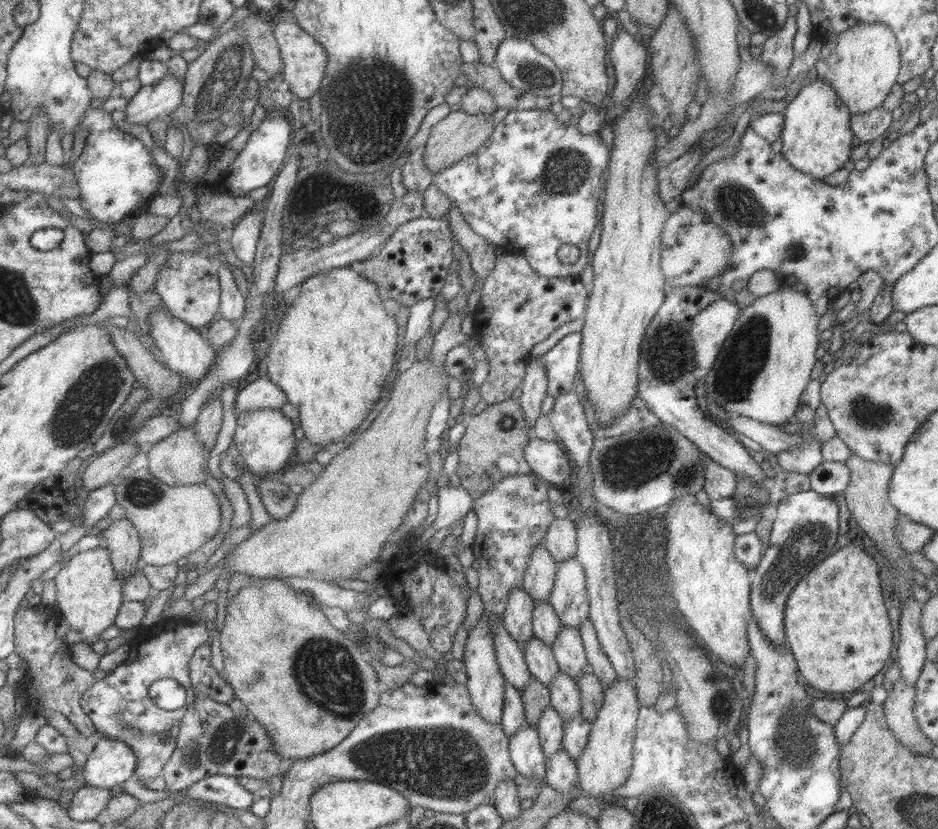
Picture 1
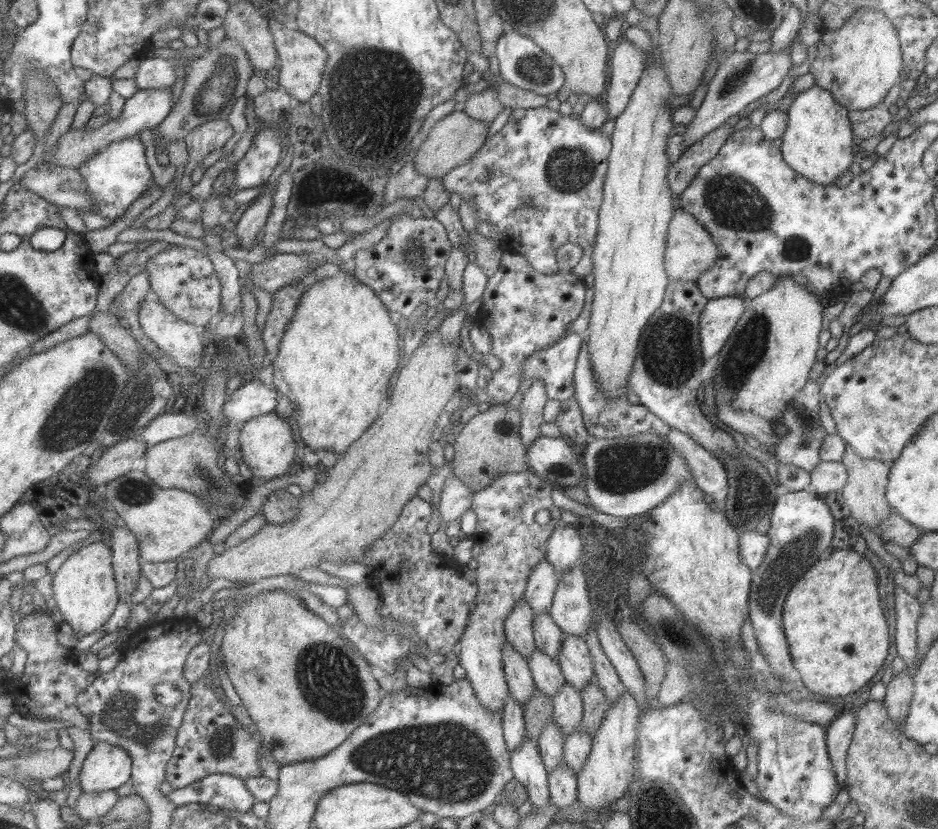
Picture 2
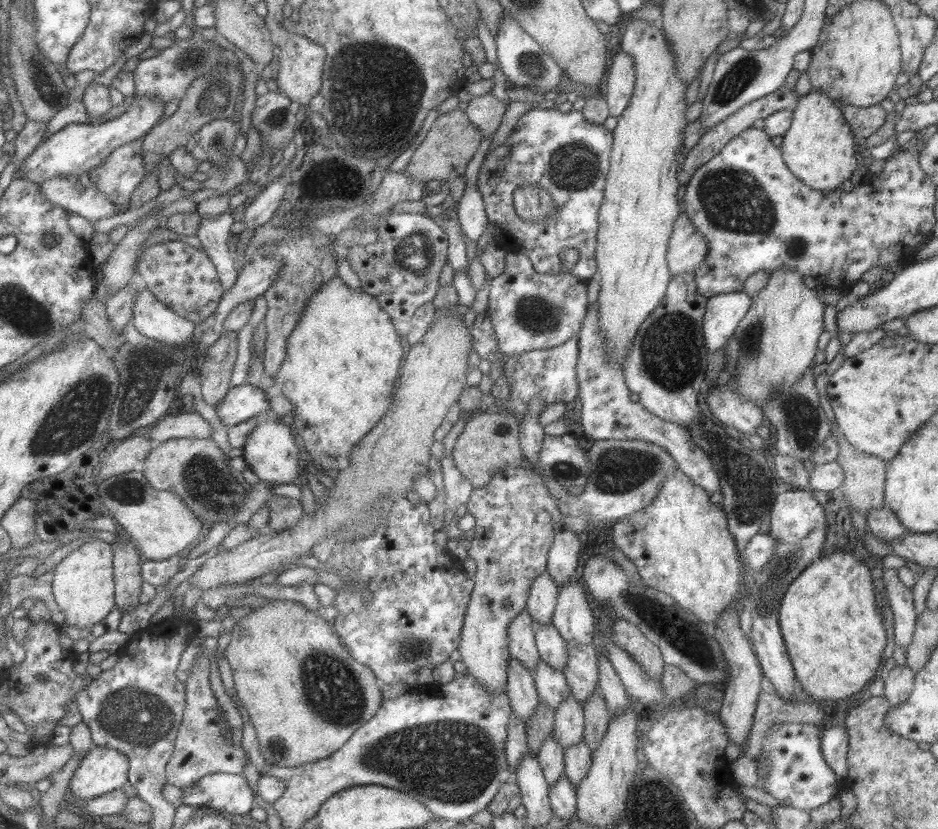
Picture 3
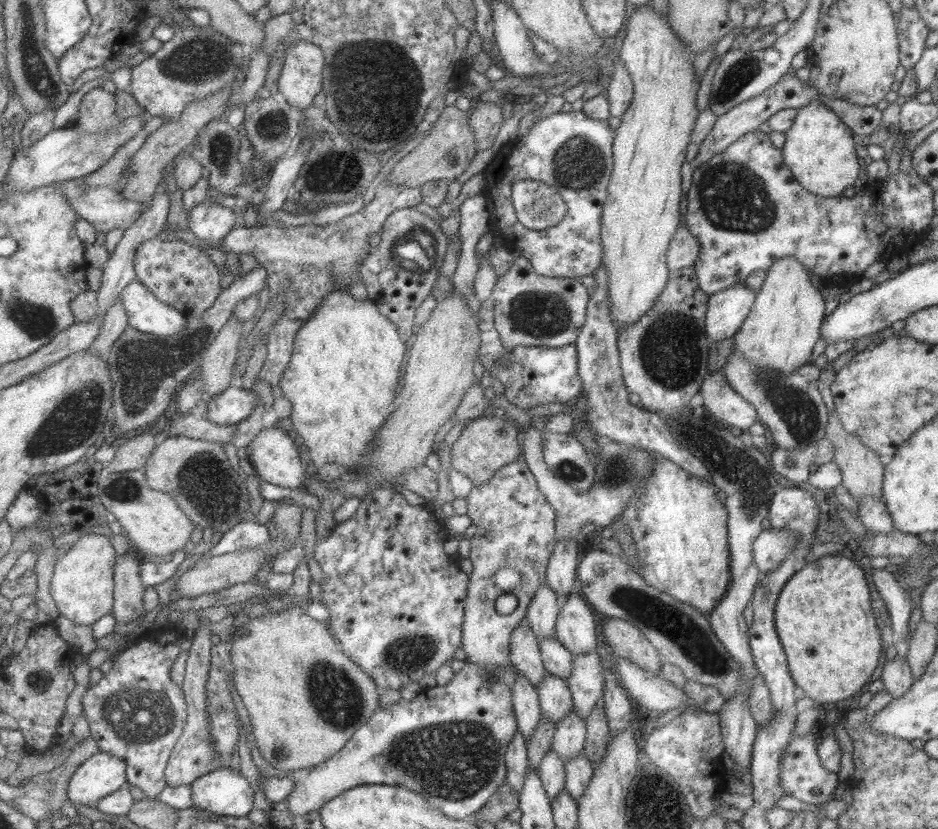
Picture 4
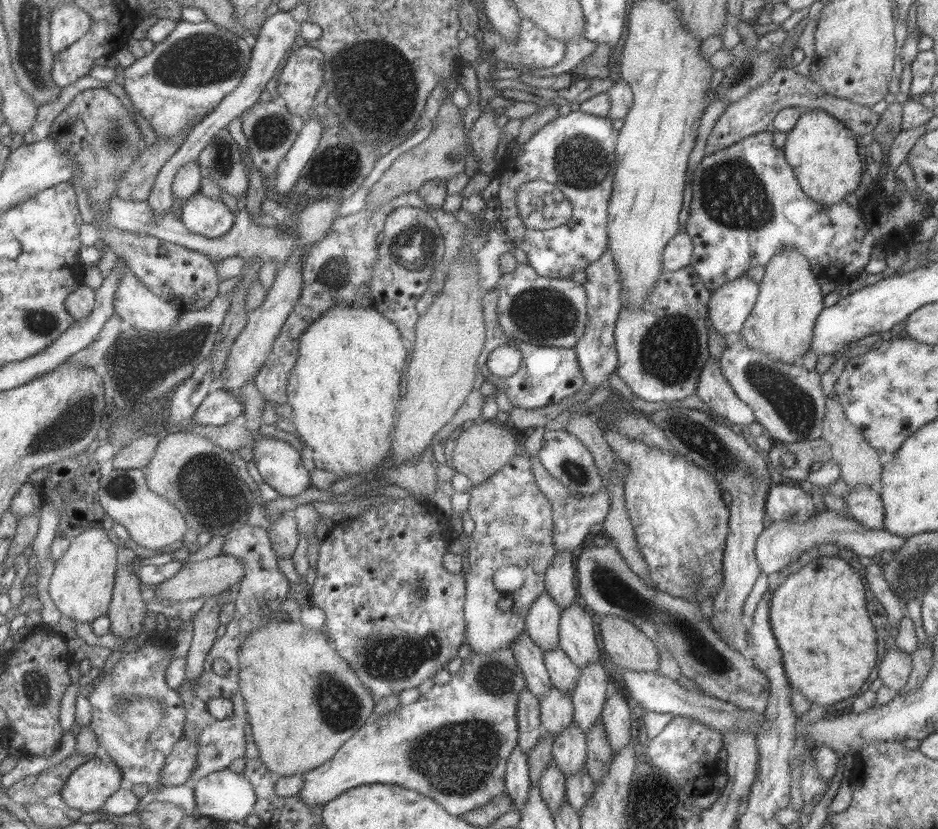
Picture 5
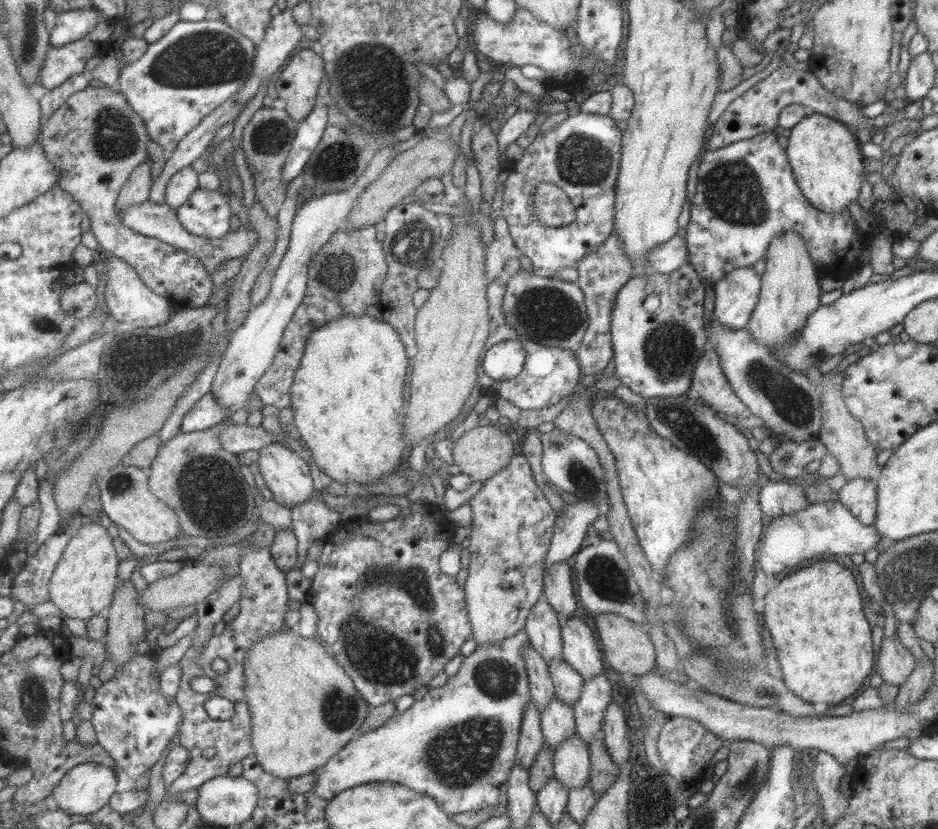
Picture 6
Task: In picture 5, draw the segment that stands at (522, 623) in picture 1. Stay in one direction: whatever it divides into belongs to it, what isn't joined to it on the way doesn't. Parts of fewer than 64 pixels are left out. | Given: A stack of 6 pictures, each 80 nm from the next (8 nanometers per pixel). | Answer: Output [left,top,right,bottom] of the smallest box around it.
[511,631,552,699]

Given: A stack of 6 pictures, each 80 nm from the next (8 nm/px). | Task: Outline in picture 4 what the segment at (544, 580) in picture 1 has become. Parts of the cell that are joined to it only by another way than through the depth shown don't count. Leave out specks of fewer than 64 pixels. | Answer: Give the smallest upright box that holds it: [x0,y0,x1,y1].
[526,582,560,640]

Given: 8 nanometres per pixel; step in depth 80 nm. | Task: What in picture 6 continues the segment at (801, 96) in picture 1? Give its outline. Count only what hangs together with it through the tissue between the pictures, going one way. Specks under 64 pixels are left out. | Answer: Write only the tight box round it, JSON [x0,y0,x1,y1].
[784,112,866,214]

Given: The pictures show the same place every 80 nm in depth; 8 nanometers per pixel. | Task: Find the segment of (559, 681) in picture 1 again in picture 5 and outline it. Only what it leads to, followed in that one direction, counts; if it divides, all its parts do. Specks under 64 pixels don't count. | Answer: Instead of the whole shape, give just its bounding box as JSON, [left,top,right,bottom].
[552,722,586,777]

